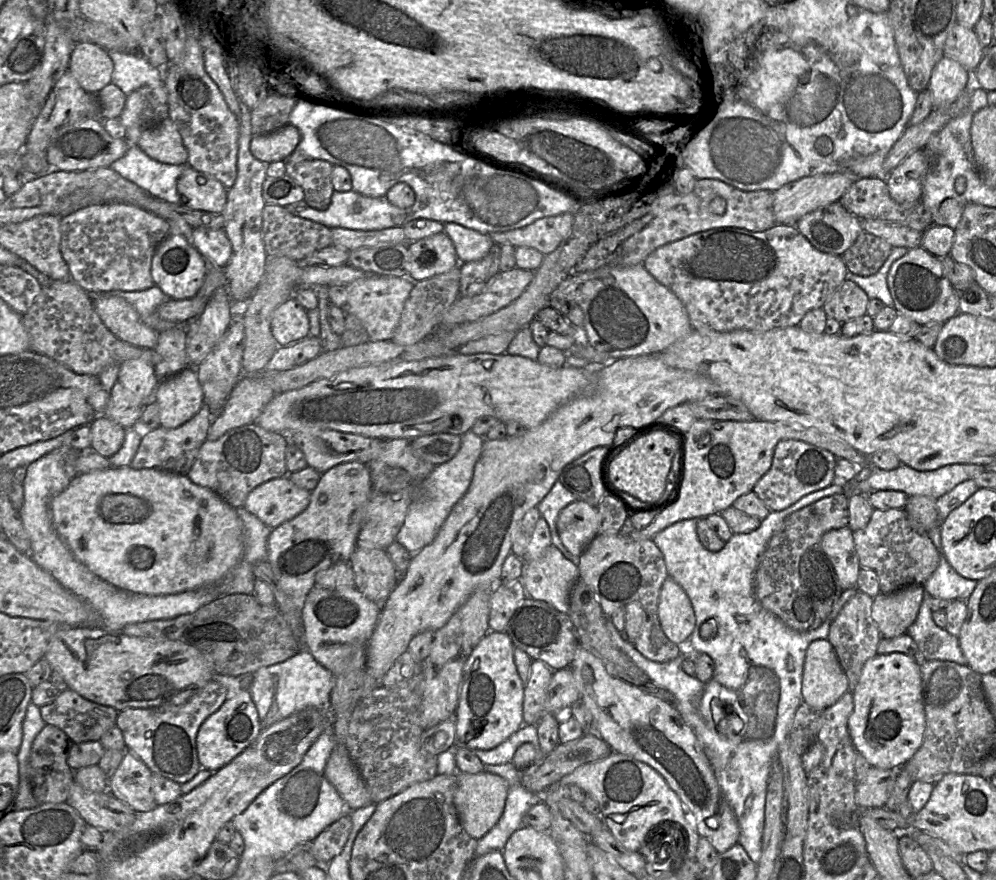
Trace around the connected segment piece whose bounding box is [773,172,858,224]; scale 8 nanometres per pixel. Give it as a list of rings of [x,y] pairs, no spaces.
[[[850,172],[818,174],[788,183],[774,192],[776,224],[796,224],[805,214],[837,202],[858,178]]]

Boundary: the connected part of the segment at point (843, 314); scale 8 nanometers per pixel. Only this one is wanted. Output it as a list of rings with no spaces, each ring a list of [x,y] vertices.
[[[845,280],[828,298],[822,309],[840,323],[867,314],[870,298],[856,283]]]

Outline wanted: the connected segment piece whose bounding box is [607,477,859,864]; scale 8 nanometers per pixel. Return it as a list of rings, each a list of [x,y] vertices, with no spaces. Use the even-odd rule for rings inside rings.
[[[834,477],[834,482],[830,484],[829,486],[811,492],[809,494],[804,495],[801,497],[798,501],[793,503],[792,505],[788,506],[787,508],[780,510],[780,511],[770,511],[769,514],[762,519],[760,526],[747,533],[738,533],[738,534],[733,534],[732,537],[725,543],[725,546],[723,549],[721,549],[718,552],[712,552],[708,549],[706,549],[702,543],[700,542],[698,535],[697,535],[697,519],[683,519],[681,521],[677,521],[673,523],[672,525],[666,527],[665,529],[661,530],[655,536],[652,538],[654,543],[657,545],[657,547],[660,549],[660,551],[663,554],[664,561],[666,564],[666,568],[668,571],[668,574],[670,577],[672,577],[687,593],[689,596],[694,614],[696,617],[696,623],[695,623],[695,628],[692,632],[692,634],[689,637],[690,644],[693,647],[693,650],[696,650],[697,652],[703,652],[708,654],[712,660],[714,661],[715,664],[715,669],[712,678],[708,682],[702,682],[700,681],[697,677],[692,677],[684,672],[682,669],[682,662],[685,658],[687,658],[687,653],[682,653],[675,659],[668,661],[668,662],[655,662],[652,660],[649,660],[645,656],[643,656],[635,647],[635,645],[627,640],[627,636],[625,631],[624,632],[619,632],[616,627],[613,625],[613,622],[611,620],[607,620],[607,628],[610,632],[611,639],[615,646],[620,649],[622,652],[624,652],[641,670],[643,670],[648,677],[658,686],[665,688],[668,690],[672,695],[673,695],[673,705],[675,708],[678,710],[684,721],[695,731],[696,735],[698,738],[701,740],[705,752],[711,762],[711,765],[714,769],[715,776],[717,778],[717,781],[721,787],[721,790],[725,797],[727,798],[729,804],[731,805],[737,821],[739,825],[739,840],[738,843],[741,844],[744,849],[747,851],[748,855],[750,858],[758,864],[761,855],[762,855],[762,837],[763,837],[763,832],[764,832],[764,826],[765,826],[765,804],[766,804],[766,794],[767,794],[767,784],[768,784],[768,778],[769,778],[769,773],[770,773],[770,767],[772,761],[778,757],[778,749],[780,744],[788,737],[789,731],[791,728],[791,725],[794,720],[794,716],[796,713],[797,708],[802,702],[802,676],[803,676],[803,668],[804,668],[804,662],[805,662],[805,655],[806,655],[806,650],[810,643],[812,643],[815,640],[818,639],[827,639],[828,634],[829,634],[829,629],[831,623],[834,621],[842,607],[846,604],[846,602],[856,593],[858,590],[857,587],[849,588],[846,590],[843,590],[839,598],[834,602],[832,606],[831,613],[827,617],[827,619],[816,629],[807,631],[807,632],[798,632],[794,631],[790,628],[788,628],[778,617],[776,617],[773,613],[769,612],[766,610],[760,602],[757,600],[754,594],[753,590],[753,581],[754,581],[754,574],[758,565],[758,561],[760,556],[763,554],[765,551],[767,544],[769,540],[771,539],[773,533],[775,530],[781,525],[781,523],[784,521],[784,519],[790,515],[791,513],[823,498],[826,496],[830,496],[833,494],[839,494],[843,493],[846,495],[850,495],[852,493],[859,493],[855,492],[855,488],[852,486],[852,481],[839,481],[835,480]],[[707,619],[715,619],[717,622],[717,632],[714,635],[714,637],[710,639],[703,639],[700,635],[700,628],[701,625],[707,620]]]

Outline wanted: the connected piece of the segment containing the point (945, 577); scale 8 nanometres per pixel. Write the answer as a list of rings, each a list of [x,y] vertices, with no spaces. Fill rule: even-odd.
[[[934,527],[928,536],[939,552],[937,569],[923,584],[925,591],[933,597],[945,600],[967,600],[978,581],[961,576],[947,561],[941,543],[940,528]]]

